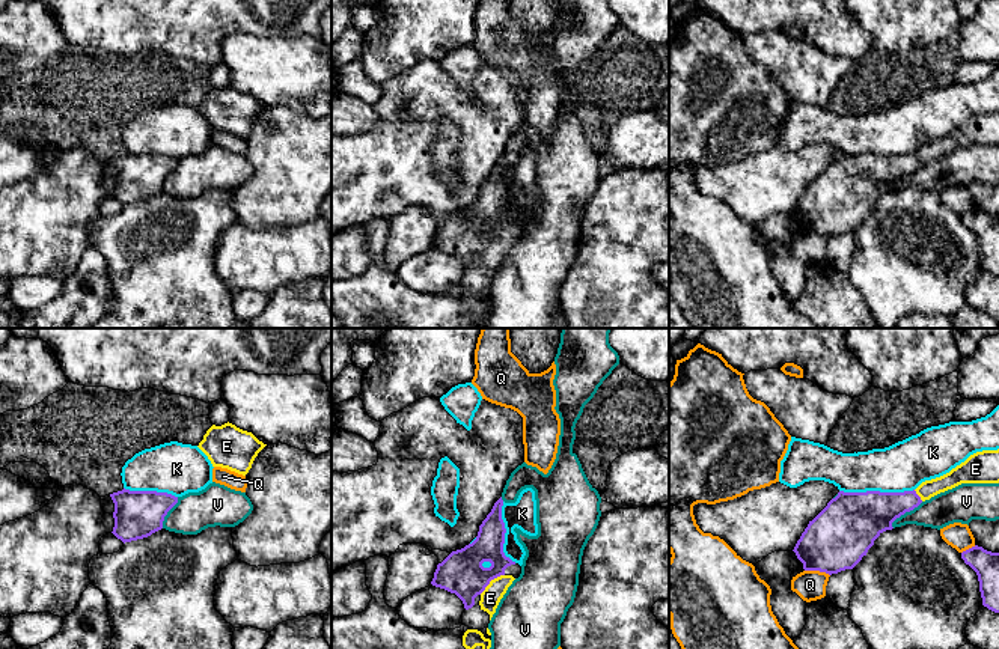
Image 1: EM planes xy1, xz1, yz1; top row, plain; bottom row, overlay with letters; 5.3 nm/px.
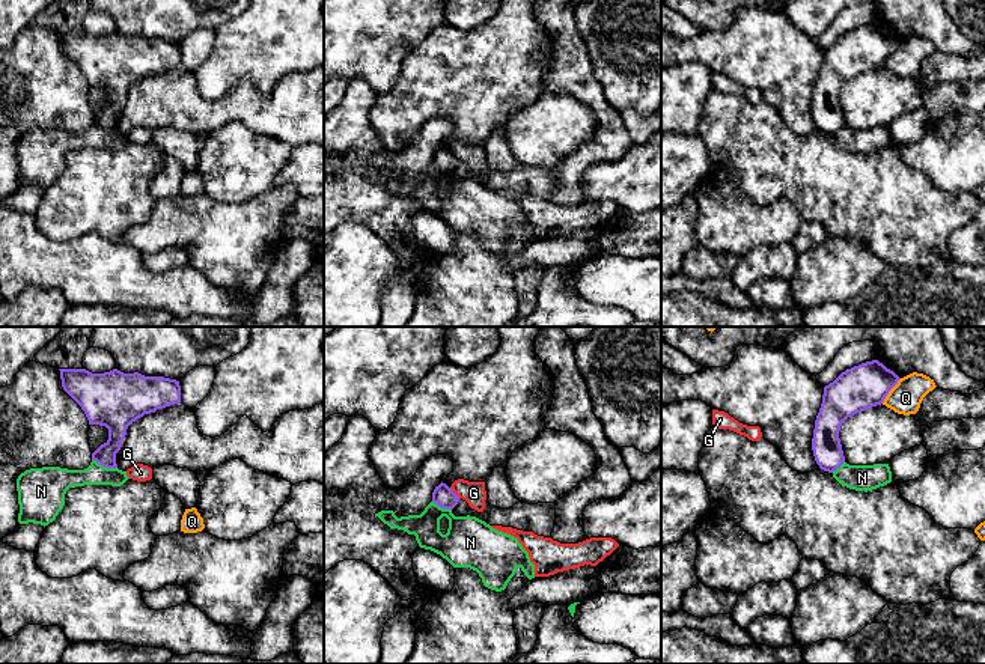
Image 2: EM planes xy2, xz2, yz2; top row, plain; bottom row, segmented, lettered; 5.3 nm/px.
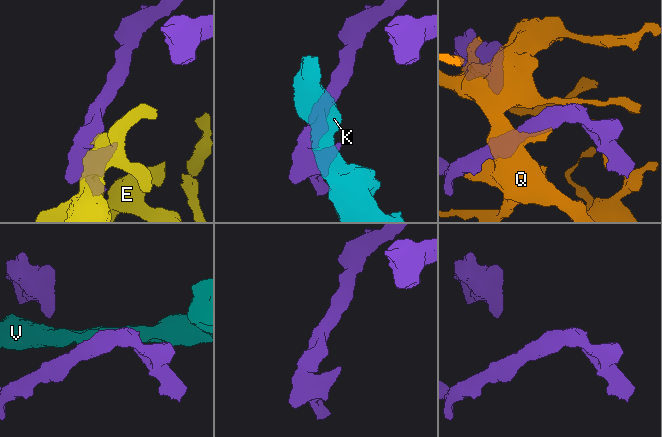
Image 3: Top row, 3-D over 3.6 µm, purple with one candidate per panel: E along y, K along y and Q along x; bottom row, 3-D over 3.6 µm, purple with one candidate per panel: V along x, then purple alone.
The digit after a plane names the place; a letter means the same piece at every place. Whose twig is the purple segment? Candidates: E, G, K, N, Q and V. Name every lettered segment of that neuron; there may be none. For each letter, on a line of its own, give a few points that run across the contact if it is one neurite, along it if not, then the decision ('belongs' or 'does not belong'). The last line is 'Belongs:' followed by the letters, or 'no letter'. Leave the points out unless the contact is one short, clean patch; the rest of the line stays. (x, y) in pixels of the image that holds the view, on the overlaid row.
E: line xz1 (461, 572), (467, 578), (490, 580), (490, 598); belongs
G: line xz2 (451, 487), (460, 497); does not belong
K: does not belong
N: line xy2 (92, 458), (103, 466), (116, 469); does not belong
Q: does not belong
V: does not belong
Belongs: E

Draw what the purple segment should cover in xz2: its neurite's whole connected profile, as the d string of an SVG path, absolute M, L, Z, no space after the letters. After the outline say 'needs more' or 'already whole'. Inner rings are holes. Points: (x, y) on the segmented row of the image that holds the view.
M441 482L432 492L432 501L443 509L453 509L458 504L459 497L452 488Z; already whole

